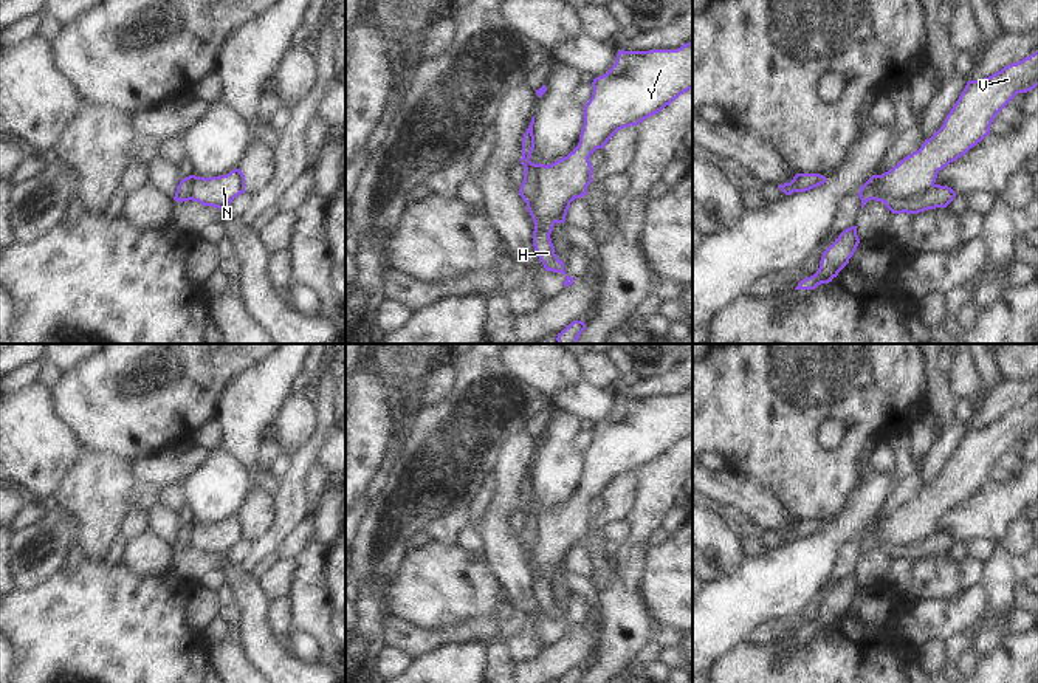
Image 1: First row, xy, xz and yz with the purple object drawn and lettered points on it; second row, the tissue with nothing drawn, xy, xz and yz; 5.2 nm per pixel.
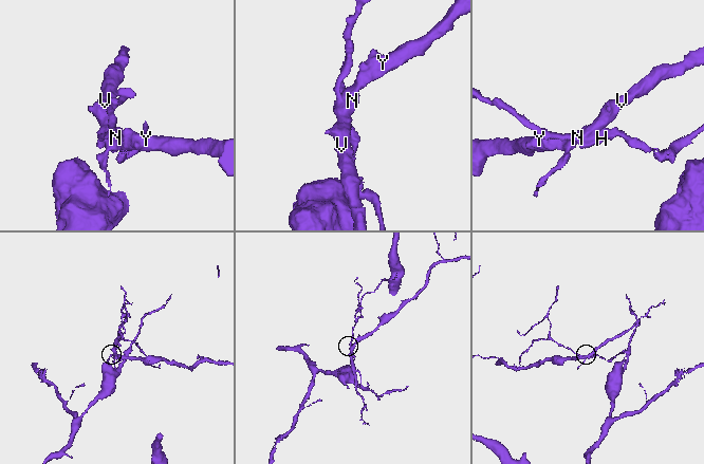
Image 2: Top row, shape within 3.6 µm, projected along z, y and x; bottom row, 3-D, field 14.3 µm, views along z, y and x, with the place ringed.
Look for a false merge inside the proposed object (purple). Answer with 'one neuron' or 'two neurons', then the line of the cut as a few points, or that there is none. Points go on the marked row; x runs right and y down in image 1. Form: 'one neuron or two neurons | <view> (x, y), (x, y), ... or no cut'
two neurons | yz (934, 185), (924, 192), (907, 197), (886, 195), (882, 202)

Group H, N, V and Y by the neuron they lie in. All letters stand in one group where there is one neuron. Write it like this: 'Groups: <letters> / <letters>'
Groups: H / N V Y

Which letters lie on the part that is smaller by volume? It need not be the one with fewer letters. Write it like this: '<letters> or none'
N, V, Y

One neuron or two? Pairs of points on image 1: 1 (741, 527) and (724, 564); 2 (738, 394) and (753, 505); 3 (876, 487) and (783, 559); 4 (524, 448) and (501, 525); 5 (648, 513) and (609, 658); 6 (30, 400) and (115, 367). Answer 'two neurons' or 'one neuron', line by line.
1: two neurons
2: two neurons
3: one neuron
4: one neuron
5: one neuron
6: two neurons

